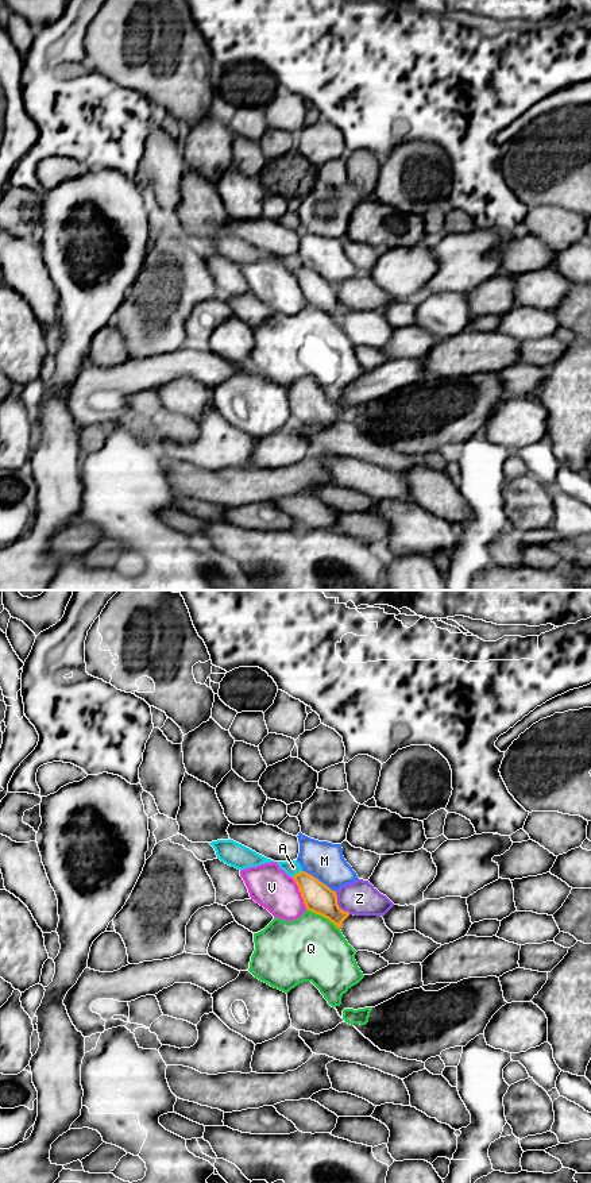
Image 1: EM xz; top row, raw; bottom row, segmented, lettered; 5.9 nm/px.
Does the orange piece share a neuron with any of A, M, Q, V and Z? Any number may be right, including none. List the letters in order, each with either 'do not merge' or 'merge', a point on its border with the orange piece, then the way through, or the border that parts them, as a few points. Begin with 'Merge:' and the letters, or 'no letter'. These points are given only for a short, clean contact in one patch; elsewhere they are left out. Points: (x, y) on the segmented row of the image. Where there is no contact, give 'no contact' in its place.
Merge: no letter
A: do not merge; contact xz (296, 874); border xz (301, 870), (292, 877)
M: do not merge; contact xz (317, 879)
Q: do not merge; contact xz (323, 916)
V: do not merge; contact xz (300, 891)
Z: do not merge; contact xz (338, 905)

